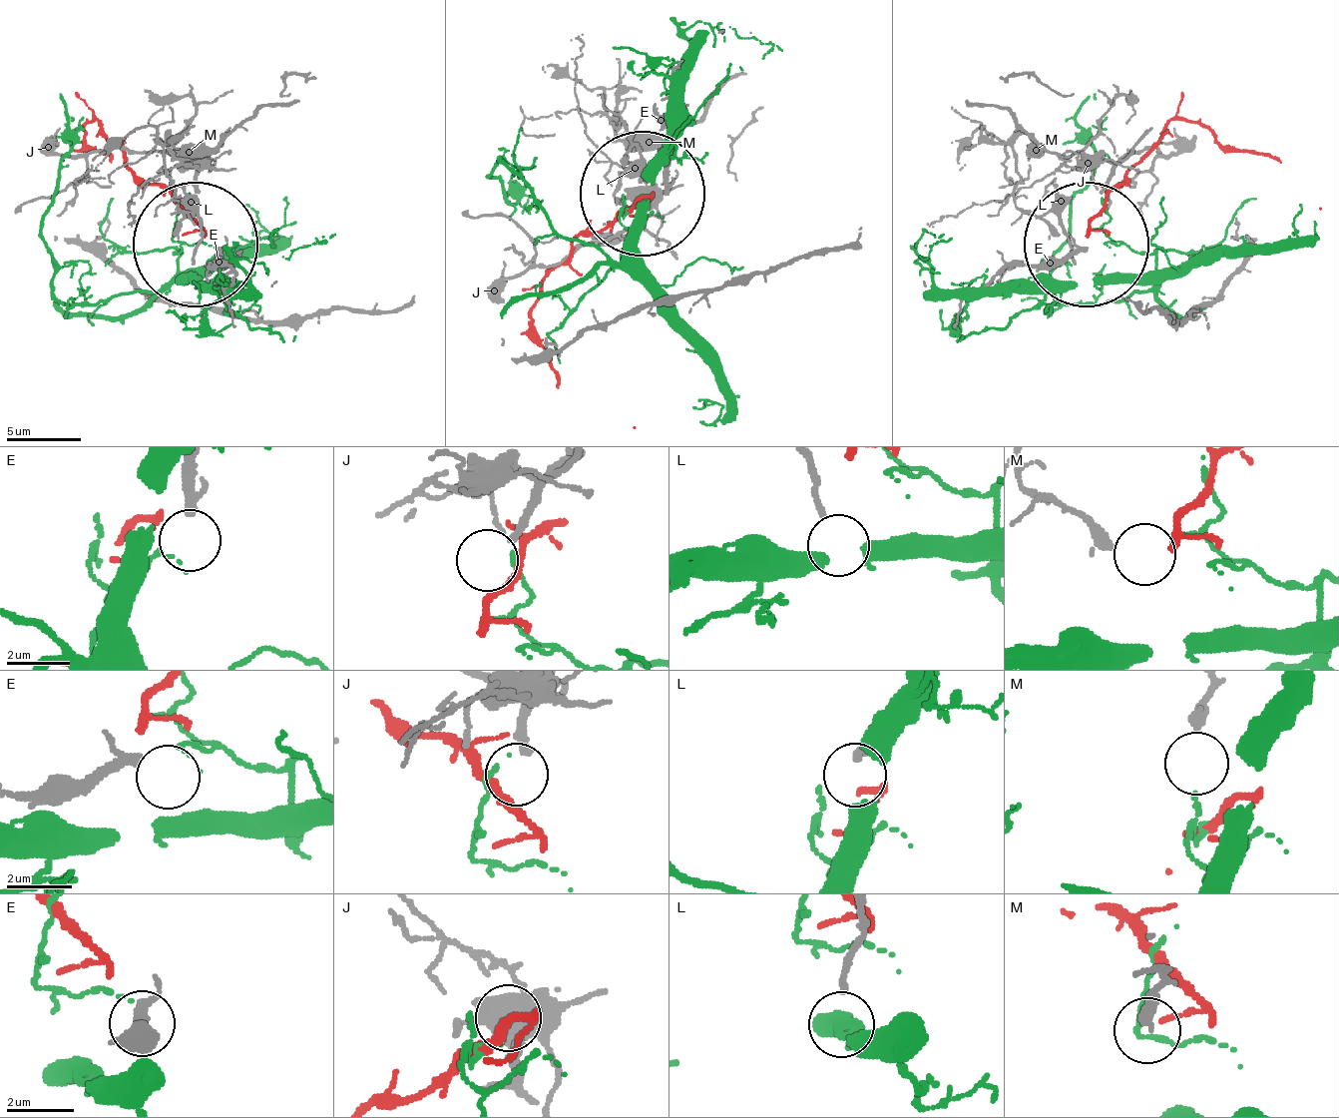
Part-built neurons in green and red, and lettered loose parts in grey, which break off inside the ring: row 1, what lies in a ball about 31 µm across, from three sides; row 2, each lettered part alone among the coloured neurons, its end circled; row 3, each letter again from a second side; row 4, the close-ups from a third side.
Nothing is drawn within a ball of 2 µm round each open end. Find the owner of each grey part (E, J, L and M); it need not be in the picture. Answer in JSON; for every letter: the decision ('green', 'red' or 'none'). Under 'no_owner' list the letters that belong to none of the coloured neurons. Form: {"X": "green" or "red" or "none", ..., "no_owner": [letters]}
{"E": "none", "J": "none", "L": "none", "M": "none", "no_owner": ["E", "J", "L", "M"]}

